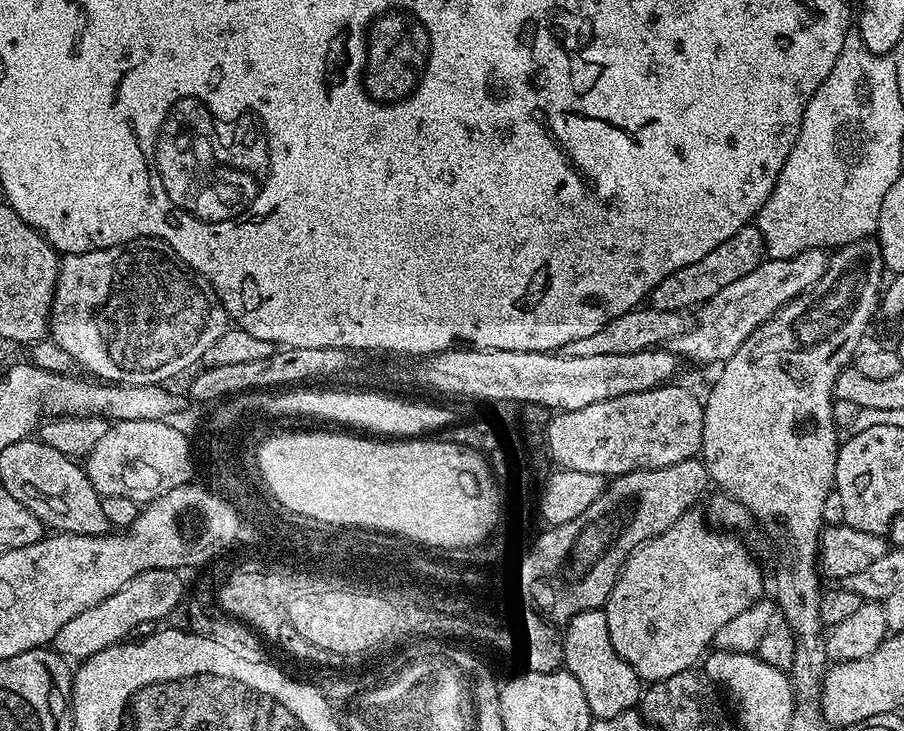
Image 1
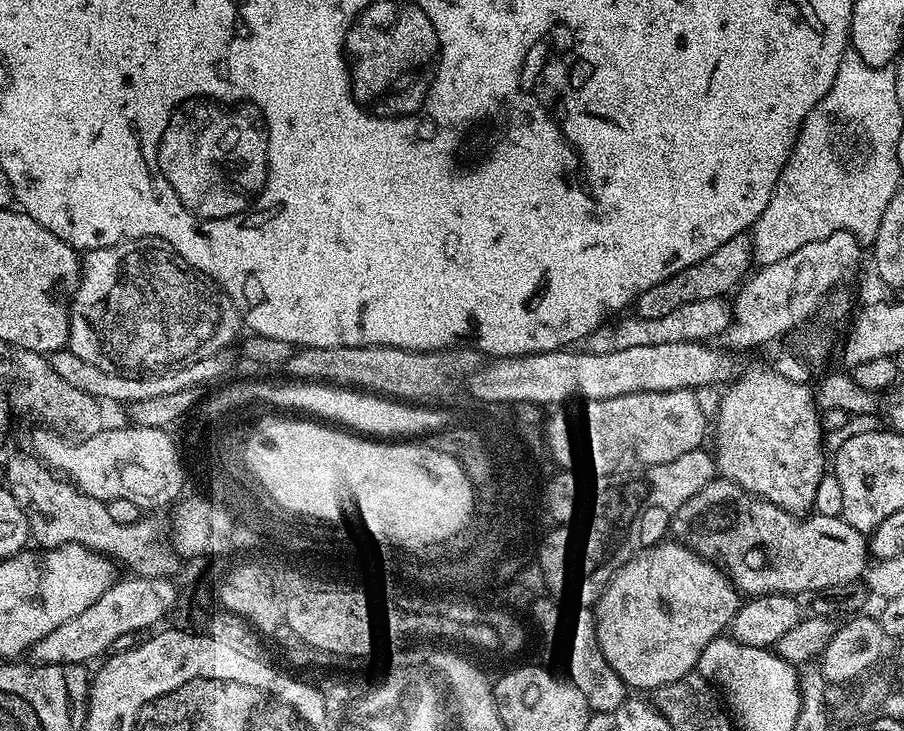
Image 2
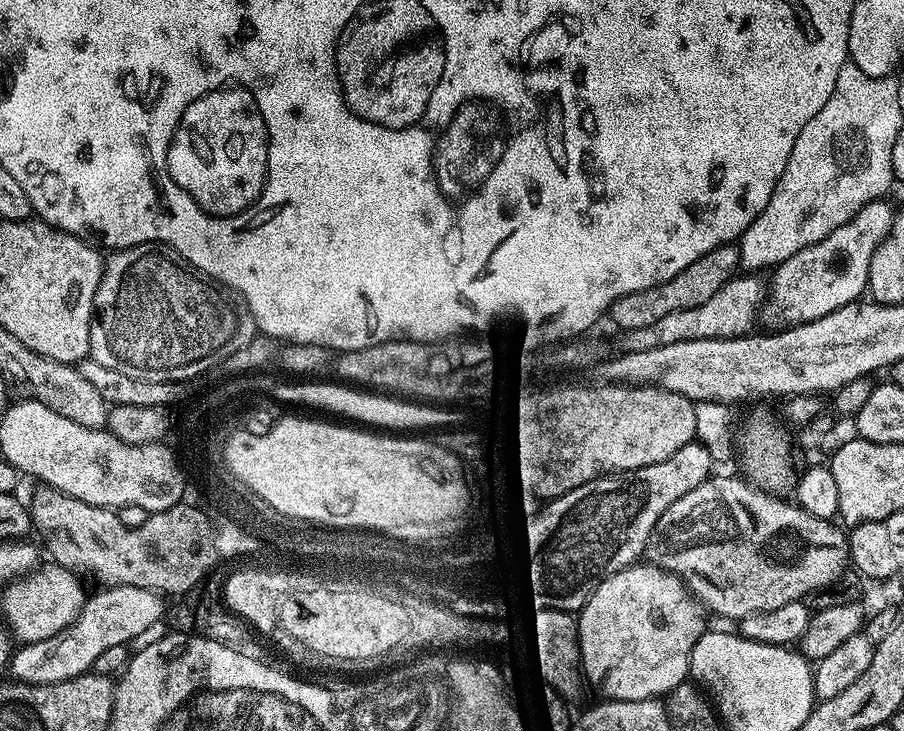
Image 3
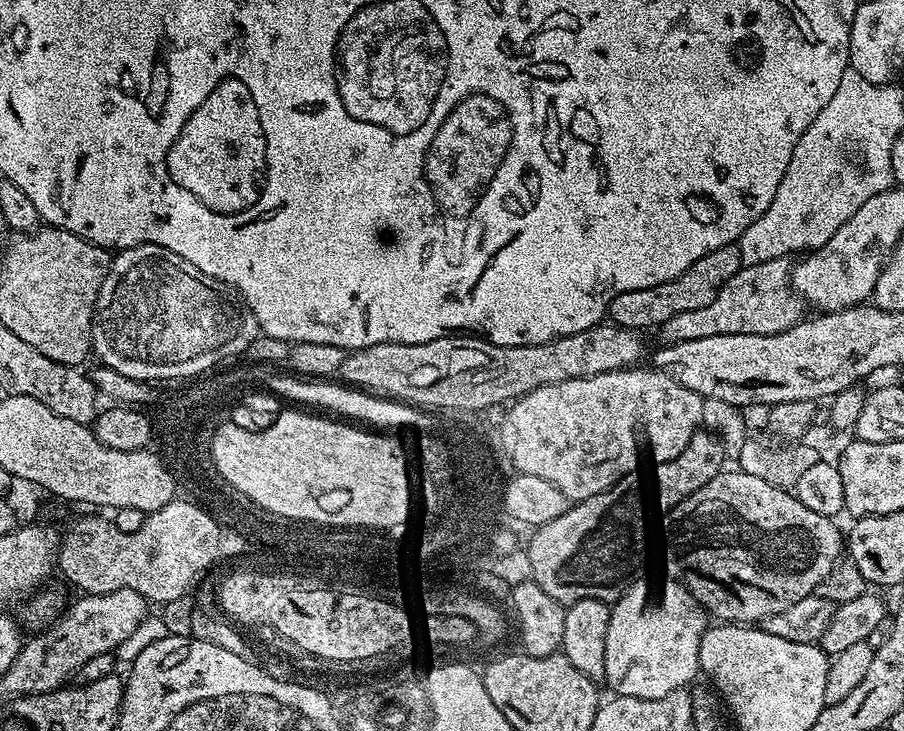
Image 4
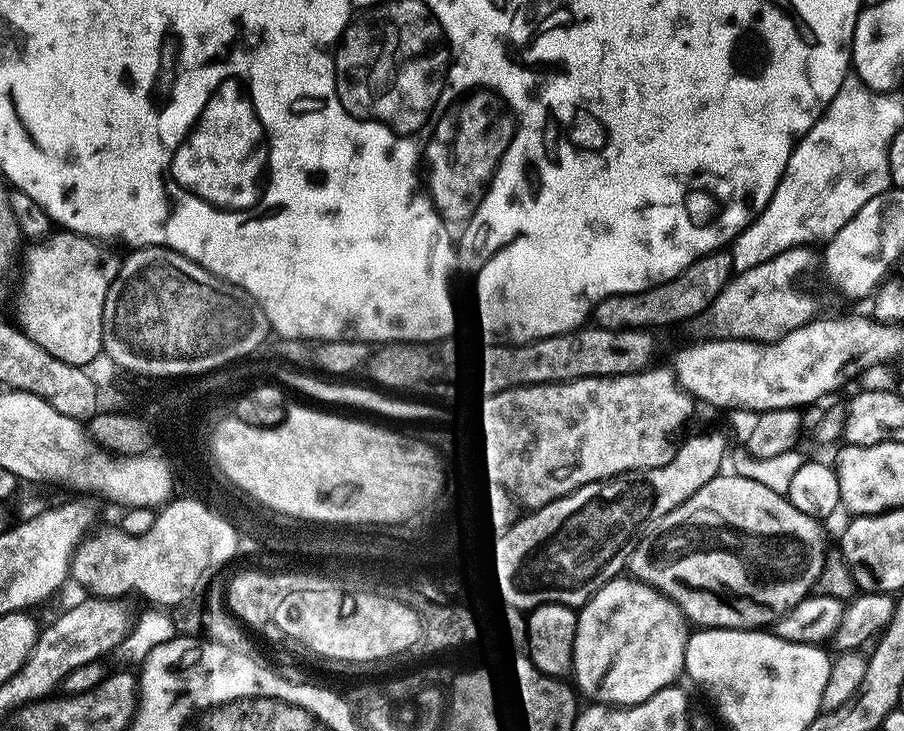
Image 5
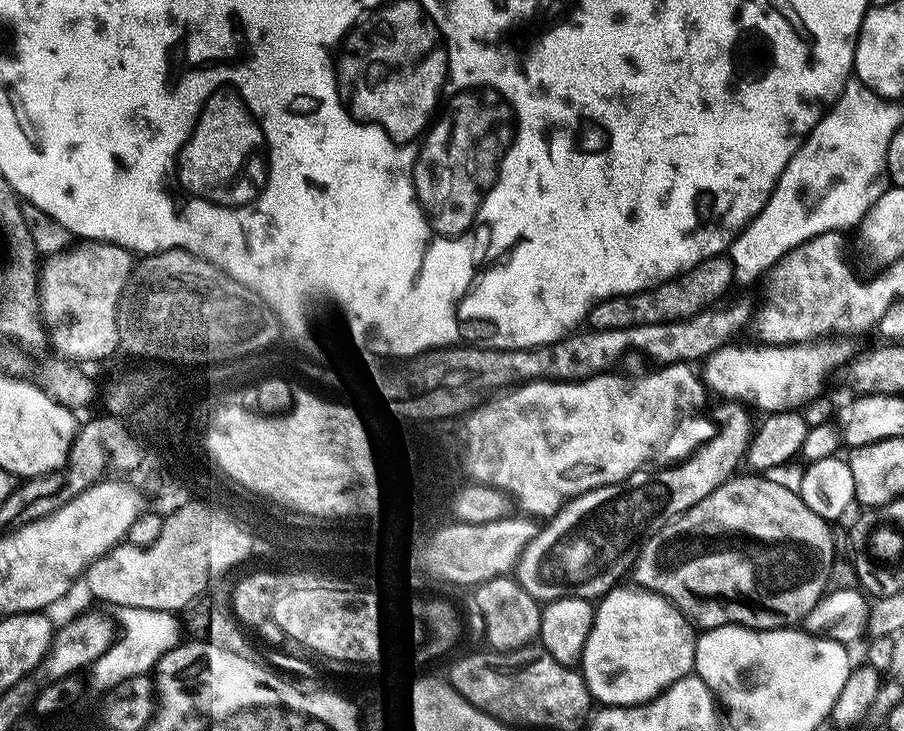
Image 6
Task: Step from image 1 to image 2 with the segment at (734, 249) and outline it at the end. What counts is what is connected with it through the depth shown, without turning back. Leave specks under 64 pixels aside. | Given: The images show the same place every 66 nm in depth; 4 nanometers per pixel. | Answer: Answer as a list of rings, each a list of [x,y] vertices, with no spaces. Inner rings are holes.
[[[751,235],[735,236],[730,238],[730,242],[722,242],[718,250],[706,254],[706,258],[694,262],[694,266],[686,266],[686,270],[678,270],[678,274],[658,282],[658,286],[650,286],[650,290],[642,290],[642,294],[634,301],[635,315],[642,318],[662,318],[665,314],[671,314],[673,310],[679,310],[695,300],[727,297],[739,289],[753,268]]]

